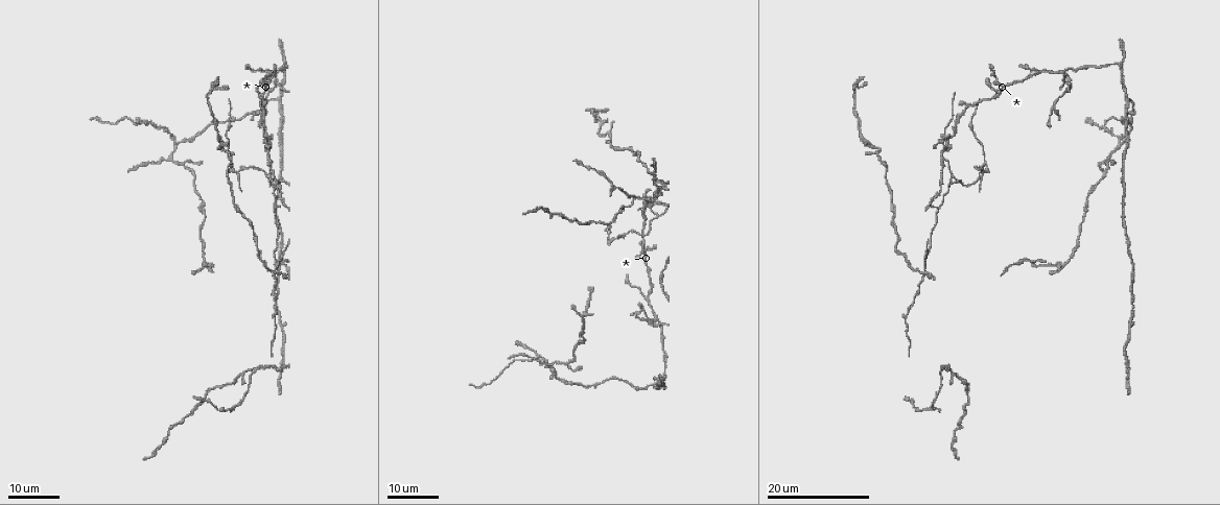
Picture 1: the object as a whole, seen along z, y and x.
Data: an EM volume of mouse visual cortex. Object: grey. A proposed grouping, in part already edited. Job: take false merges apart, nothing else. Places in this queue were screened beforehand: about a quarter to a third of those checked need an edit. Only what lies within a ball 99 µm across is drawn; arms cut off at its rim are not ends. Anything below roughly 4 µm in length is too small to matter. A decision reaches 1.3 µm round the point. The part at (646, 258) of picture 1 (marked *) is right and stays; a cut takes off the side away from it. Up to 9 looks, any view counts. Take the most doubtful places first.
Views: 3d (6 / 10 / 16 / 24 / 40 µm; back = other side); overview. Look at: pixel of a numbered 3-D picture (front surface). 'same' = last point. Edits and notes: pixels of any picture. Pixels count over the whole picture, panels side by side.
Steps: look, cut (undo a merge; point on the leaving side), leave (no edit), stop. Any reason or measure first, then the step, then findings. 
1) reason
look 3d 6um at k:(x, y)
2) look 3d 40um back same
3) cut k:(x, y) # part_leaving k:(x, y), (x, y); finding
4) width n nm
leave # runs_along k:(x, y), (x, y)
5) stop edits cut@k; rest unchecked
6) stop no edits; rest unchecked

three-way junction
look 3d 16um at 1:(270, 159)

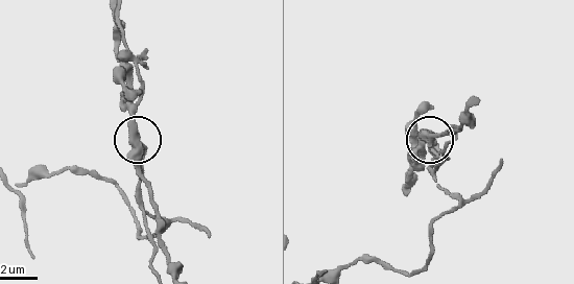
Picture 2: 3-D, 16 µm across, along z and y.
look 3d 10um same

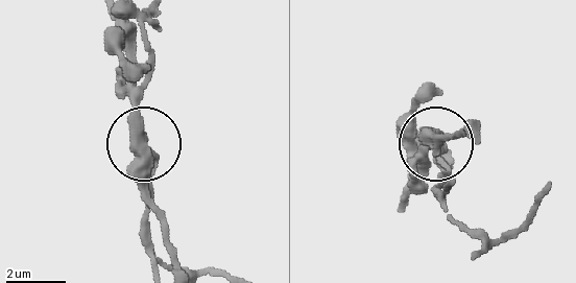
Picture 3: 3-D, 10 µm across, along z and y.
width 340 nm
cut 3:(441, 162) # two cells meet here

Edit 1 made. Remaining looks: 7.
look overview

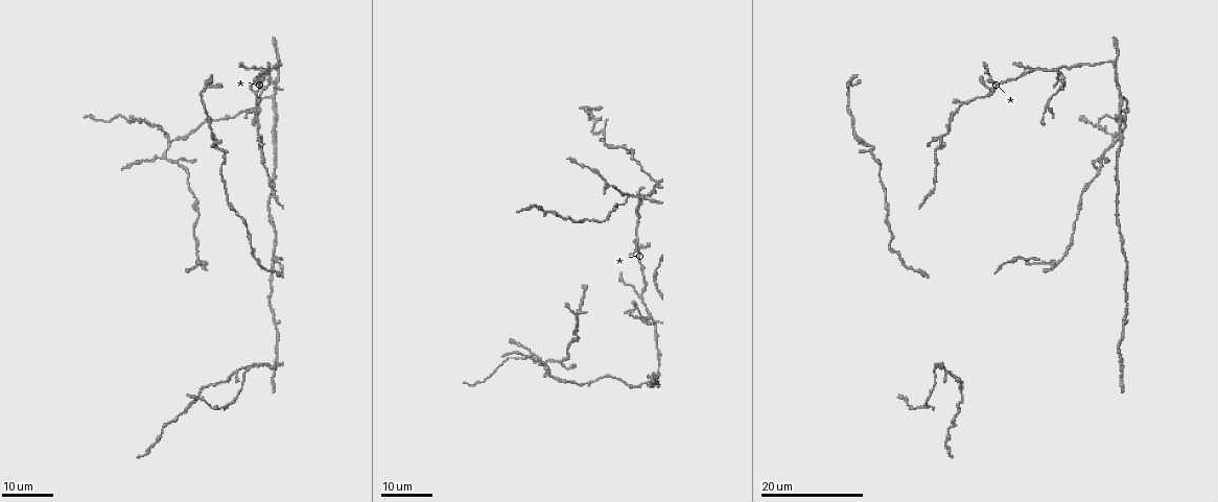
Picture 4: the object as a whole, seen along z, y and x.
three-way junction
look 3d 16um at 4:(627, 193)

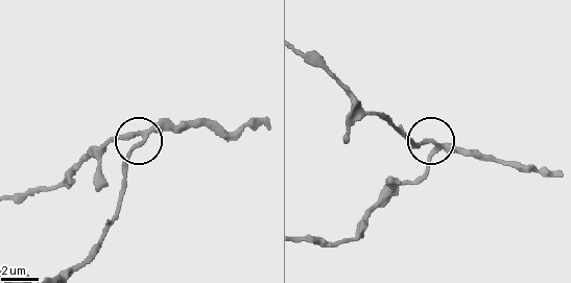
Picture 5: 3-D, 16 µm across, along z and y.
closer look
look 3d 10um at 5:(144, 137)

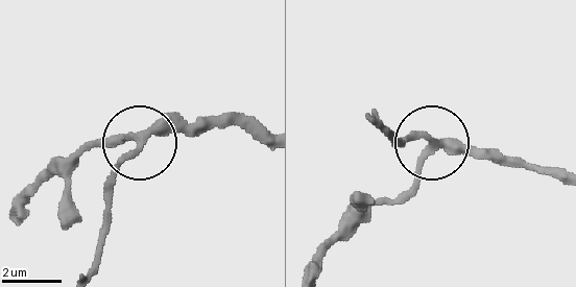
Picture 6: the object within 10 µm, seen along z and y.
side_arm 21 um
leave # continuous, no second cell

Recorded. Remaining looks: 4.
looks like a crossing
look 3d 24um at 4:(272, 69)

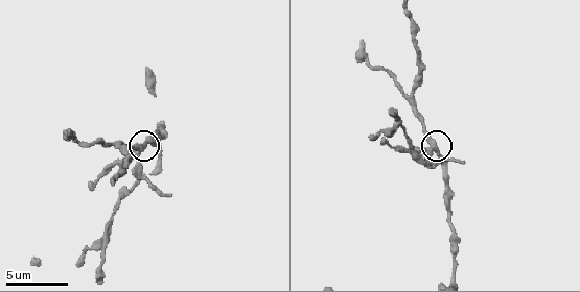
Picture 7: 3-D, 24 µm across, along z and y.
look 3d 10um at 7:(434, 147)

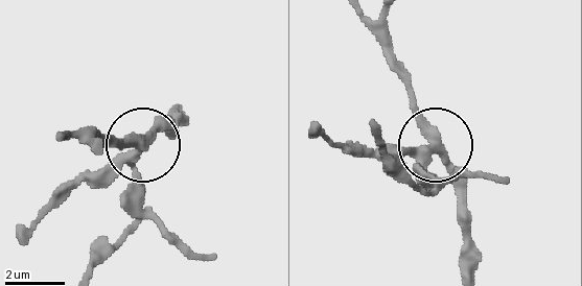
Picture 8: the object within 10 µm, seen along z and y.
side_arm 14 um; arms 4
leave # all the same cell

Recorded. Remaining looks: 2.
four or more arms meet
look 3d 24um at 4:(988, 88)

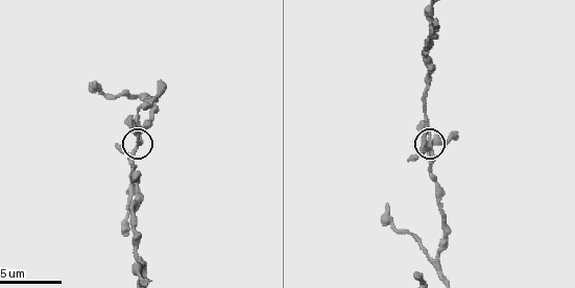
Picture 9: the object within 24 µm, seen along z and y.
closer look
look 3d 6um at 9:(428, 148)

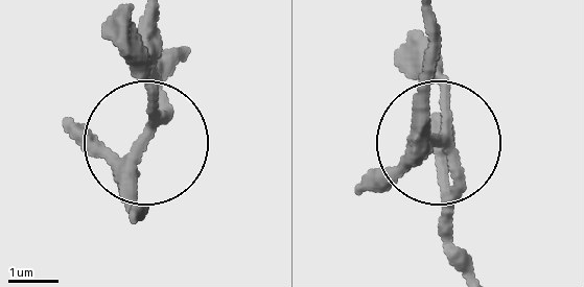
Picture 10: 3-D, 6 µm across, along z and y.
width 280 nm
leave # one cell here

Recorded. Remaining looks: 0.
stop edits cut@3; rest unchecked

